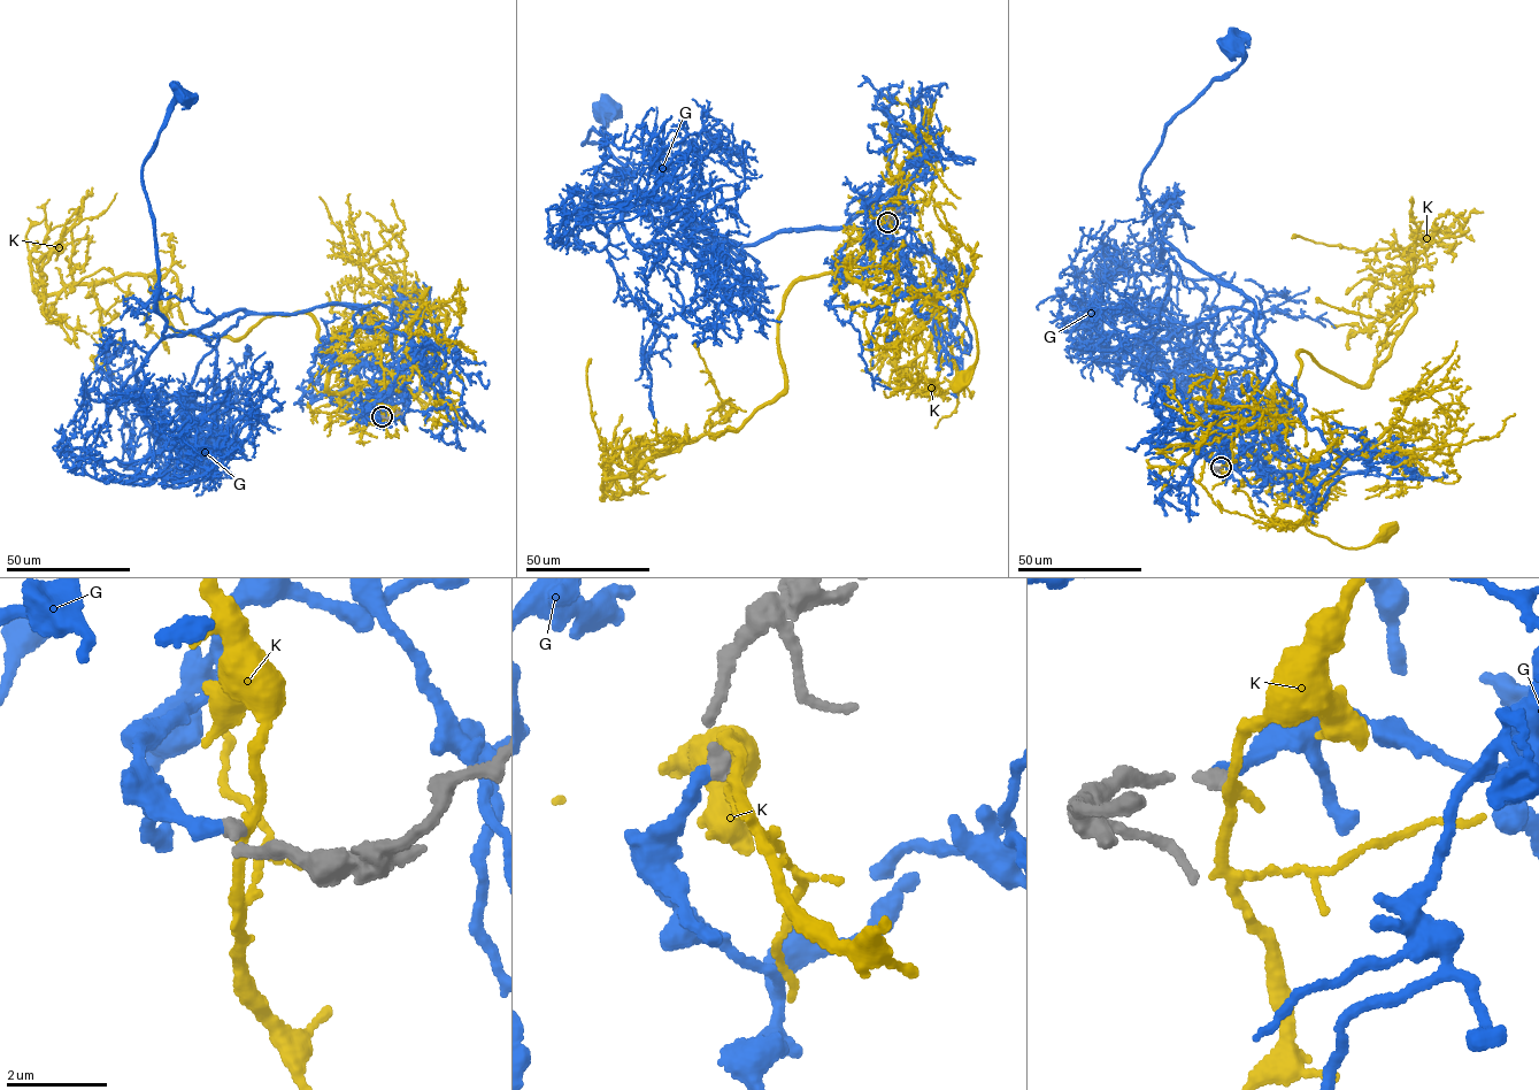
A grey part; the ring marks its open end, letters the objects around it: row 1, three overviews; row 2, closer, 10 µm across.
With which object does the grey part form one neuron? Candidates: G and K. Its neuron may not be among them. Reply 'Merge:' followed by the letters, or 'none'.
Merge: G

